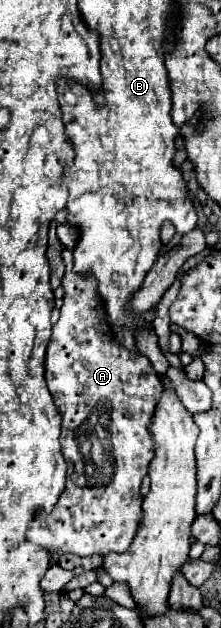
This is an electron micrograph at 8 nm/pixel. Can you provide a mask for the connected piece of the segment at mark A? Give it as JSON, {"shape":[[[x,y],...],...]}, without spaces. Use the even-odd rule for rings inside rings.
{"shape":[[[63,249],[61,257],[65,263],[65,275],[61,281],[65,293],[59,321],[53,325],[53,337],[45,355],[45,379],[55,407],[63,417],[61,445],[63,455],[73,463],[73,473],[67,477],[67,487],[51,513],[39,513],[39,517],[31,521],[31,529],[27,529],[27,539],[49,549],[51,561],[57,561],[63,553],[89,557],[111,551],[123,553],[129,549],[141,525],[141,479],[147,475],[147,467],[155,457],[155,443],[149,425],[153,421],[155,405],[165,391],[151,361],[125,349],[115,339],[97,293],[97,281],[93,277],[79,277],[73,271],[71,249]]]}

